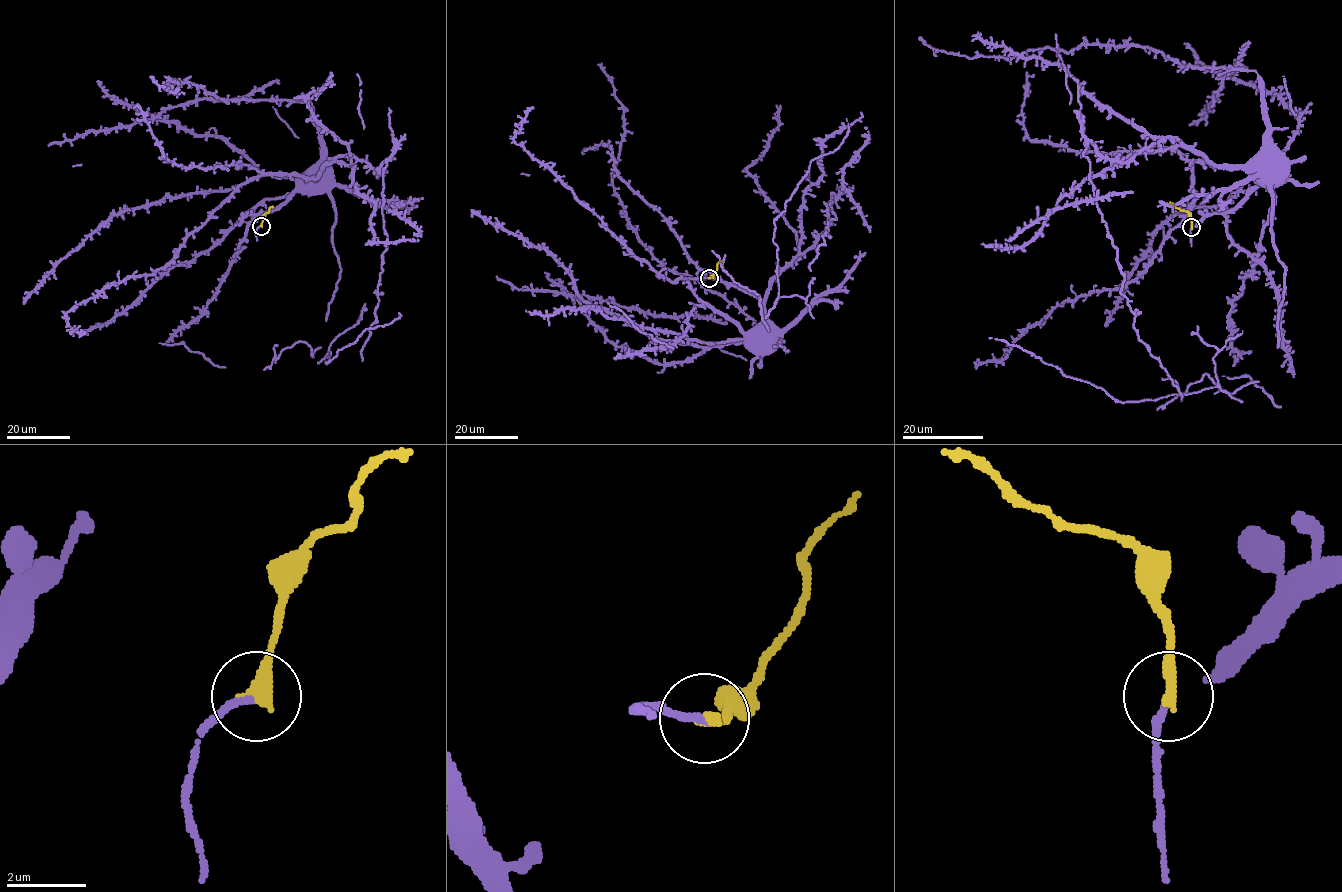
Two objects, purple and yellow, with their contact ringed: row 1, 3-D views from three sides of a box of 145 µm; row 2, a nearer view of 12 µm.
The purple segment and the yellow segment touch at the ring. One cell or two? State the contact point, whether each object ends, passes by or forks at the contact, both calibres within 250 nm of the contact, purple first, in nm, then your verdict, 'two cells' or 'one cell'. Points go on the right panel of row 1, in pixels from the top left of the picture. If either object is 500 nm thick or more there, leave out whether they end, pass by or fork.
(1191, 227) | purple ends | yellow ends | 200/400 nm | one cell

